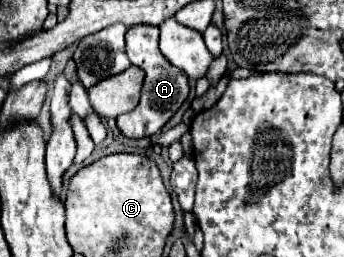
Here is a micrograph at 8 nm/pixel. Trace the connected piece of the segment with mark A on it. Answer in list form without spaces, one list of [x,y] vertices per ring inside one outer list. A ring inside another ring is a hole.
[[[140,24],[140,26],[128,28],[126,52],[128,52],[130,62],[146,72],[146,78],[144,78],[144,88],[142,88],[142,98],[140,98],[138,108],[134,108],[132,112],[120,114],[116,122],[122,136],[126,138],[150,138],[162,130],[162,126],[174,116],[174,112],[188,98],[188,90],[190,90],[188,78],[186,74],[182,74],[182,70],[178,70],[176,66],[170,66],[170,62],[162,58],[162,52],[158,50],[158,28],[154,26]]]

